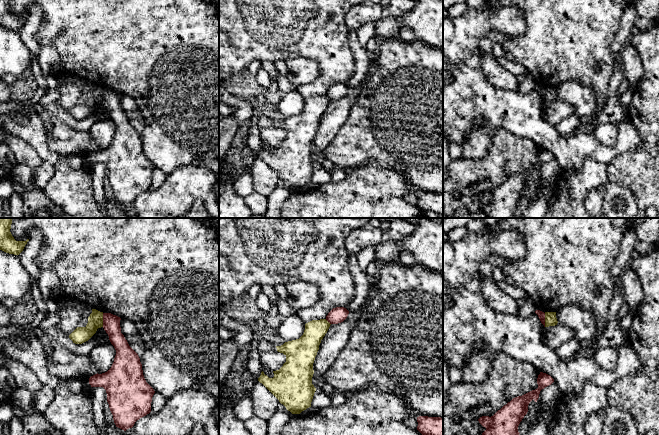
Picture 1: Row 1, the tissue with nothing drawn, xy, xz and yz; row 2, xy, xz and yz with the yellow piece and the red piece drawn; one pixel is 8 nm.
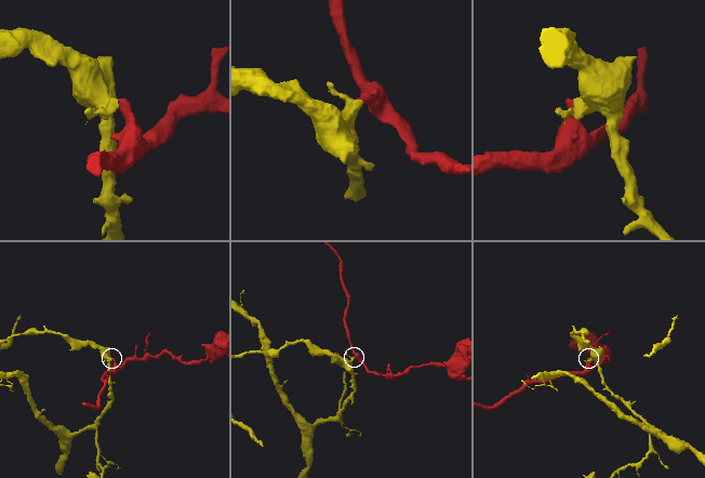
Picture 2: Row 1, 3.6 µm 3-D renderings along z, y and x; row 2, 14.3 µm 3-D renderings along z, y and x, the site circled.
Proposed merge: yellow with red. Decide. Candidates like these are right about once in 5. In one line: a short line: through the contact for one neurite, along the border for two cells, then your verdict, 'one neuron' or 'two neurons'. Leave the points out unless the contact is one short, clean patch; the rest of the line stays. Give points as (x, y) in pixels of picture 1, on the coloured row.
line xy (102, 313), (103, 326); two neurons

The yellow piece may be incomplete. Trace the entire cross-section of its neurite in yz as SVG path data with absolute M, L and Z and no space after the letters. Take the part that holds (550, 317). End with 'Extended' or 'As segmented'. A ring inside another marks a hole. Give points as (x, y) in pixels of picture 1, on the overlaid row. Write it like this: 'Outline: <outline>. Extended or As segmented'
Outline: M545 312L545 327L555 326L557 323L556 312Z. As segmented

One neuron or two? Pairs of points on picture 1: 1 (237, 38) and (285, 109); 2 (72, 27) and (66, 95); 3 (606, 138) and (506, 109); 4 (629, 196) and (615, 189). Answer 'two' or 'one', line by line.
1: two
2: two
3: two
4: one

